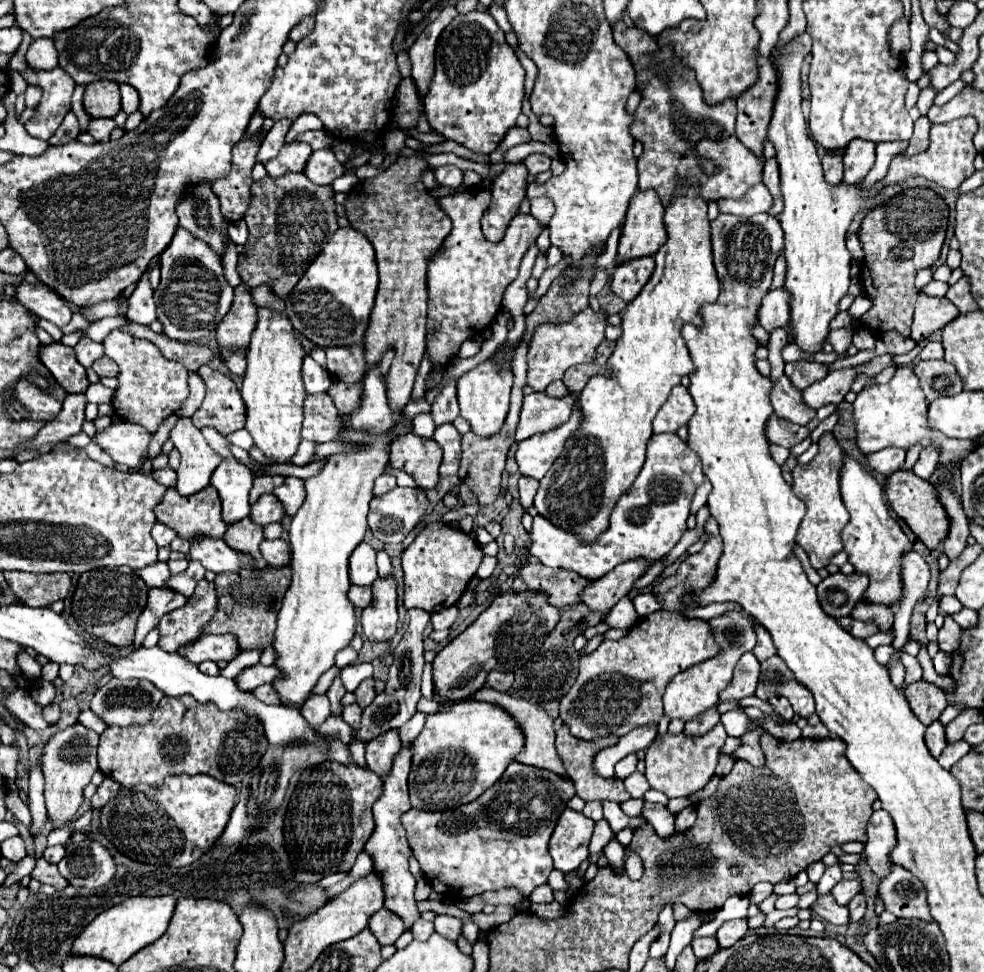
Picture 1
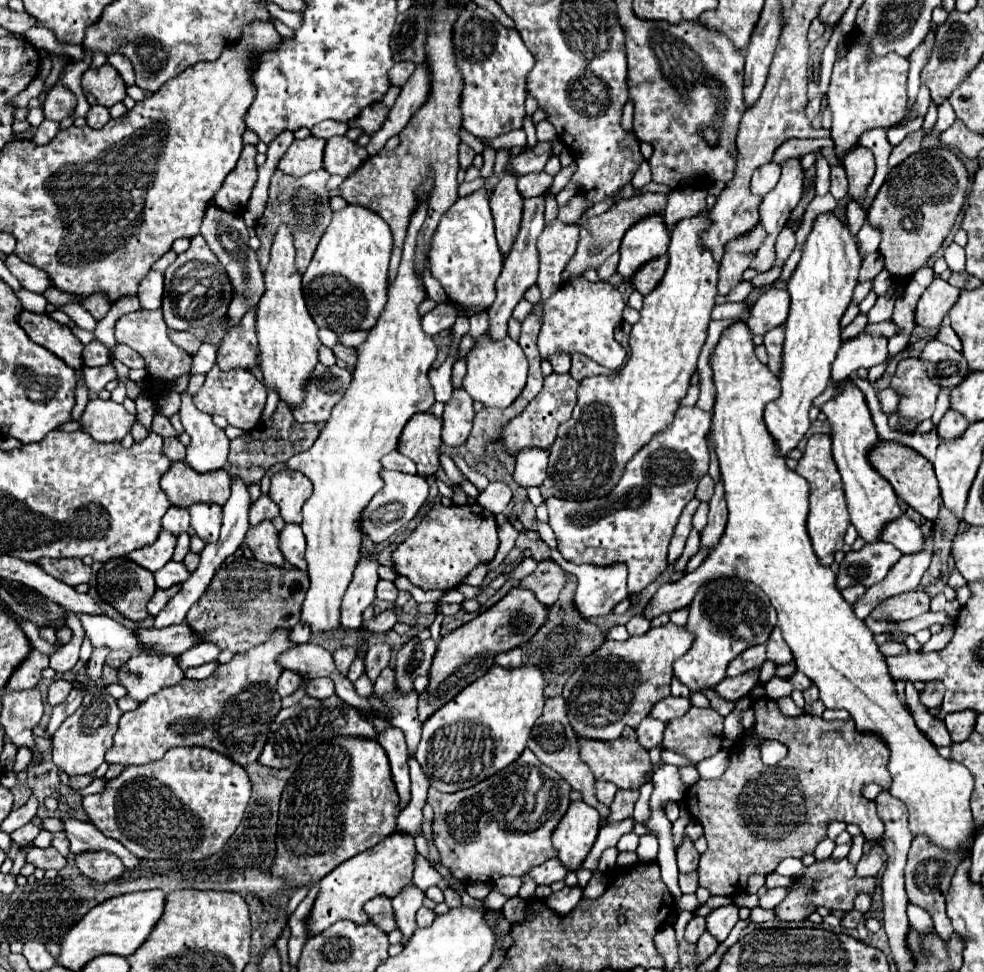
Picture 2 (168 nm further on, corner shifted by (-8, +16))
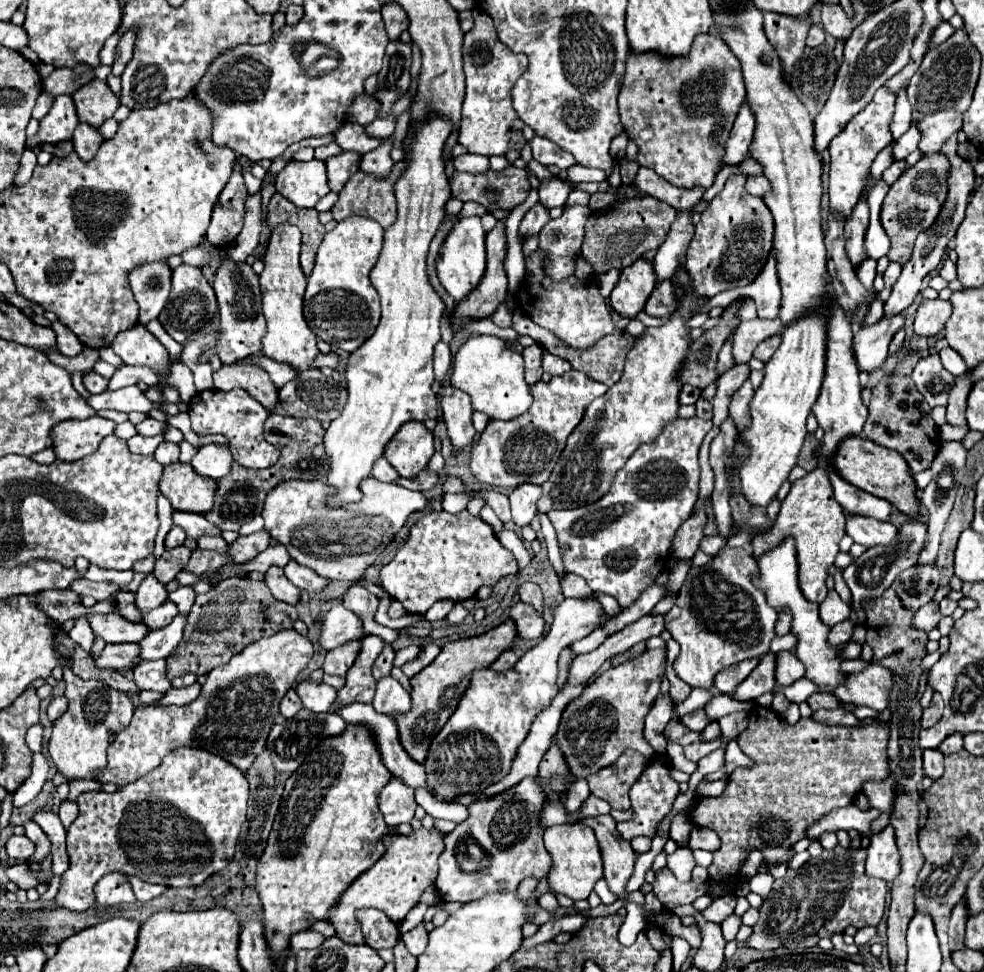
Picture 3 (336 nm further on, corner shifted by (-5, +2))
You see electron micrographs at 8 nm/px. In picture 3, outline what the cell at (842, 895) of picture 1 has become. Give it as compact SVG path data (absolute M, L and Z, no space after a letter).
M891 826L879 834L869 836L865 874L885 882L891 882L899 874L899 850Z

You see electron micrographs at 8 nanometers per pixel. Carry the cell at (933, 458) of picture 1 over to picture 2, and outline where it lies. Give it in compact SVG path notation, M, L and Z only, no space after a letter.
M952 408L942 416L942 420L938 422L936 430L940 434L940 440L946 442L946 440L952 440L952 438L958 438L966 428L968 428L968 420L960 414L960 412L954 412Z

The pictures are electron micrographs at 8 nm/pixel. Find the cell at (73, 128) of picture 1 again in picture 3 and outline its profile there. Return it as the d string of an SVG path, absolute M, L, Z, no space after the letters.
M27 148L27 150L23 152L21 168L19 168L19 174L15 176L15 184L25 184L25 182L31 178L35 164L37 164L37 154L35 154L35 150Z

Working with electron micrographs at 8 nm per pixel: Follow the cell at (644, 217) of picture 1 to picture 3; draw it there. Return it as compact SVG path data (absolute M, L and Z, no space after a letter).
M639 258L635 264L621 270L621 278L611 292L611 306L627 318L633 318L643 310L645 298L655 288L657 276L653 272L653 262Z

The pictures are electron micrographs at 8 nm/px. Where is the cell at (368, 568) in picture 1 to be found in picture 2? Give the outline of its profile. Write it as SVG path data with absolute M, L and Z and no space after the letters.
M372 552L358 560L354 578L342 598L342 608L340 608L342 628L358 630L362 626L362 612L376 598L376 582L378 582L378 562L376 562L376 552Z

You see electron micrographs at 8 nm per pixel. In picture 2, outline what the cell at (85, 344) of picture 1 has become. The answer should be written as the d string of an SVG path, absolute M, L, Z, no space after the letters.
M92 340L88 346L84 346L82 360L84 360L84 366L86 366L86 368L94 368L94 366L106 366L106 364L110 362L106 346L104 346L102 342L98 342L98 340Z

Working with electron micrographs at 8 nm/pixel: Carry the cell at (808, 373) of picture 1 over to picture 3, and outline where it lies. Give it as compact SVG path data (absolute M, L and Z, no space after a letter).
M873 300L873 302L869 304L869 310L867 310L863 322L861 322L861 328L863 328L863 326L871 326L871 324L879 322L881 318L883 318L883 302Z

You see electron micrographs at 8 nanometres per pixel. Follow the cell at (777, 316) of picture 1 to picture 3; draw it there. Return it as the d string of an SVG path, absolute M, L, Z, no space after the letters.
M755 318L751 322L741 322L737 328L737 334L733 338L733 358L737 364L741 362L749 362L749 358L753 356L753 350L757 344L761 344L763 340L779 334L781 328L781 320L779 318Z

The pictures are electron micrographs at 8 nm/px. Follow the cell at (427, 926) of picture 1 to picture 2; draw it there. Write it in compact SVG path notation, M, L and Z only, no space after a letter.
M422 906L422 908L416 912L416 924L418 924L418 928L430 926L430 924L434 922L434 918L436 918L434 910L428 910L426 906Z

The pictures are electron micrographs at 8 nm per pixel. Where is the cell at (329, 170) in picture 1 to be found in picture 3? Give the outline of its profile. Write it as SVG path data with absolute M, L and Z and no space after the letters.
M341 152L337 156L327 158L327 178L329 188L333 192L341 192L345 182L359 170L361 156L355 152Z

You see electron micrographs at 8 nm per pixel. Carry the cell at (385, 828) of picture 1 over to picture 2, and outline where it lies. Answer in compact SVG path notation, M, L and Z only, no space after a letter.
M414 884L410 888L404 888L392 900L396 922L398 922L398 930L402 932L402 942L400 942L402 946L406 946L406 940L410 940L410 936L416 930L414 916L416 916L416 910L422 906L422 900L424 900L424 892L418 890Z

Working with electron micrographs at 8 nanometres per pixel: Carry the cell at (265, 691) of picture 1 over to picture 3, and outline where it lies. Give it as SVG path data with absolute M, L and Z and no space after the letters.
M291 688L291 690L283 696L283 700L281 700L281 714L283 714L285 718L291 718L291 716L297 714L301 708L303 708L303 704L299 702L297 692Z

